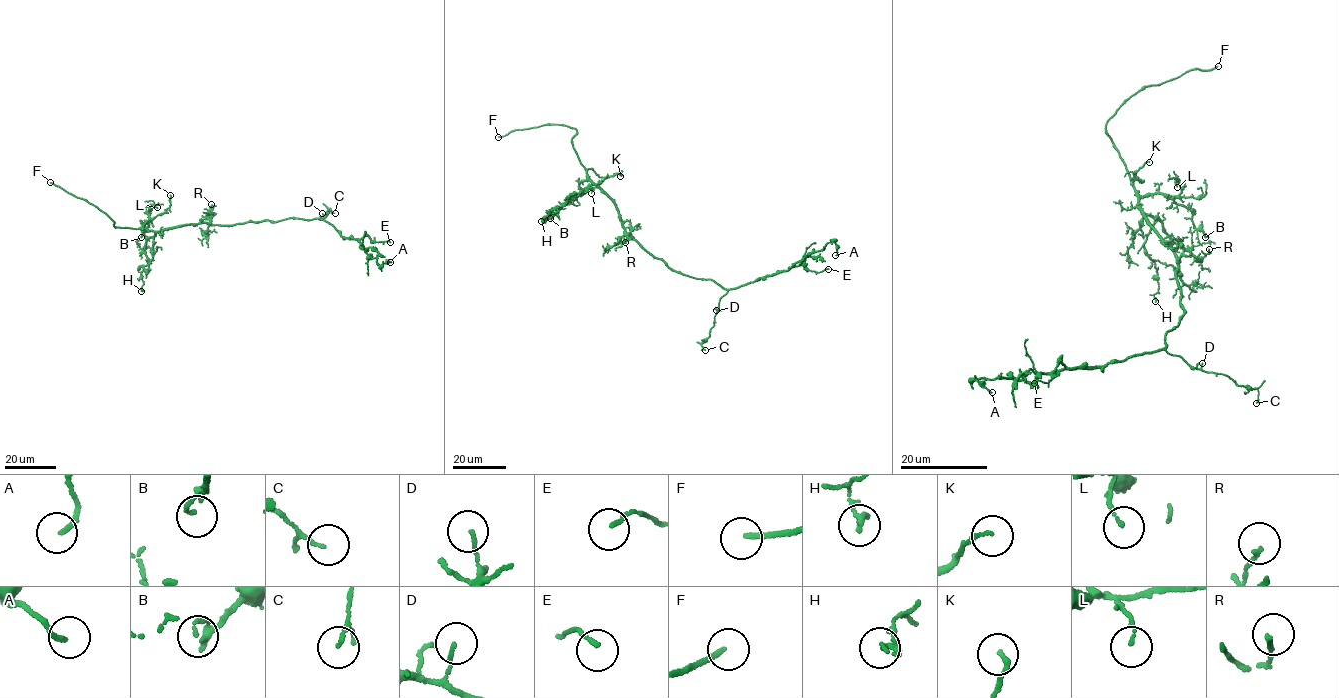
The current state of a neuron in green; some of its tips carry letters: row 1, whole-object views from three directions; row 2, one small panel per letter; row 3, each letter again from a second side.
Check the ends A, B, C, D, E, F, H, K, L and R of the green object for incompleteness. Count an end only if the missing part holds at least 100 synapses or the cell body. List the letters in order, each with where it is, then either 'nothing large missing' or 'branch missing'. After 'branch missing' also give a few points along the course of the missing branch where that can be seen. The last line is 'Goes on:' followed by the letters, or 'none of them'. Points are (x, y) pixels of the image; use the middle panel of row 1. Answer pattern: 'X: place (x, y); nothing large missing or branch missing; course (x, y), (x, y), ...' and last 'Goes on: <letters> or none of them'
A: place (835, 255); nothing large missing
B: place (550, 218); nothing large missing
C: place (705, 350); nothing large missing
D: place (716, 310); nothing large missing
E: place (828, 269); nothing large missing
F: place (498, 137); branch missing; course (498, 137), (481, 131), (480, 128)
H: place (541, 221); nothing large missing
K: place (620, 176); nothing large missing
L: place (591, 193); nothing large missing
R: place (625, 242); nothing large missing
Goes on: F

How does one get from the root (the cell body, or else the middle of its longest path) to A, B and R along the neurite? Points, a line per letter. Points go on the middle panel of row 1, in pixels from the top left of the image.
A: (648, 252), (674, 271), (714, 280), (729, 290), (786, 271), (832, 241), (836, 244), (835, 255)
B: (648, 252), (627, 235), (616, 206), (590, 181), (580, 183), (580, 193), (561, 205), (550, 218)
R: (648, 252), (629, 238), (629, 233), (631, 236), (620, 242), (625, 242)

